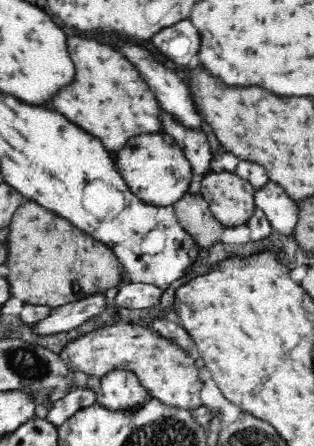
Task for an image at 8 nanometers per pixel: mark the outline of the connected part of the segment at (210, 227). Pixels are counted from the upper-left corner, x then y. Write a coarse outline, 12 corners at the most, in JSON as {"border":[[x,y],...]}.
{"border":[[200,192],[173,206],[181,225],[208,249],[225,229]]}

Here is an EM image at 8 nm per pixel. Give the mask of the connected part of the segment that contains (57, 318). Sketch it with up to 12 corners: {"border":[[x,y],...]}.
{"border":[[105,296],[53,308],[30,324],[36,336],[82,326],[105,310]]}

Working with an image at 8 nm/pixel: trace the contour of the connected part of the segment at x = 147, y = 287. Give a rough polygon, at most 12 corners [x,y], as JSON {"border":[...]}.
{"border":[[128,283],[118,289],[121,308],[150,308],[164,291],[151,284]]}

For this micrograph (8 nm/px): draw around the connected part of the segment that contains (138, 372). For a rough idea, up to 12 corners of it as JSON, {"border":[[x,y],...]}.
{"border":[[141,322],[66,340],[82,375],[130,371],[152,398],[202,406],[197,361]]}

